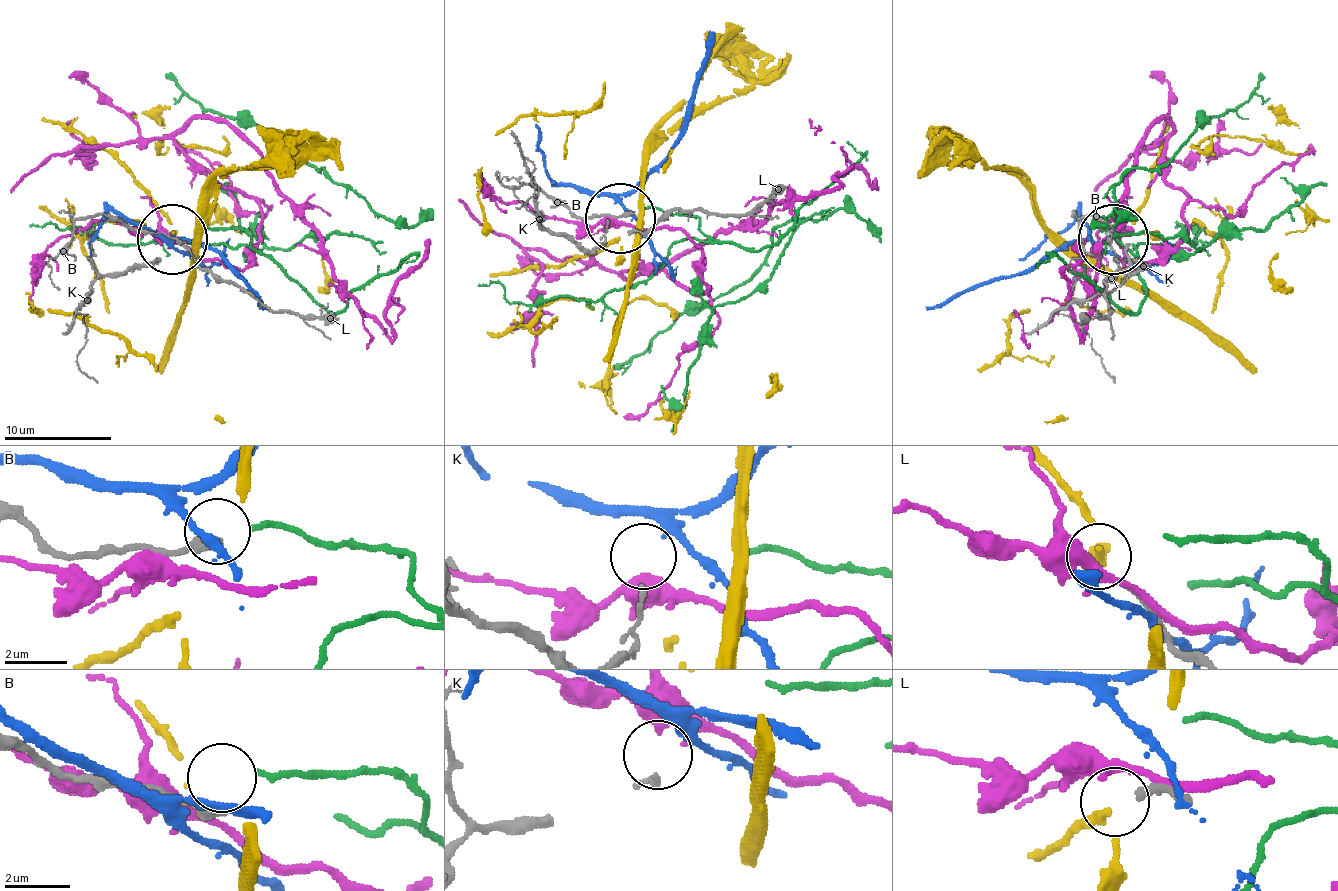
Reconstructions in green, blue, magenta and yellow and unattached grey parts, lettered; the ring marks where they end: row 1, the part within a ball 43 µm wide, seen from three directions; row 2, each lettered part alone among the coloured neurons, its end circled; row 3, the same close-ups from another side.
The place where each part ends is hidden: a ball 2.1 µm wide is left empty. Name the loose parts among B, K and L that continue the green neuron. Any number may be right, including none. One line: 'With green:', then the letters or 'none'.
With green: B

